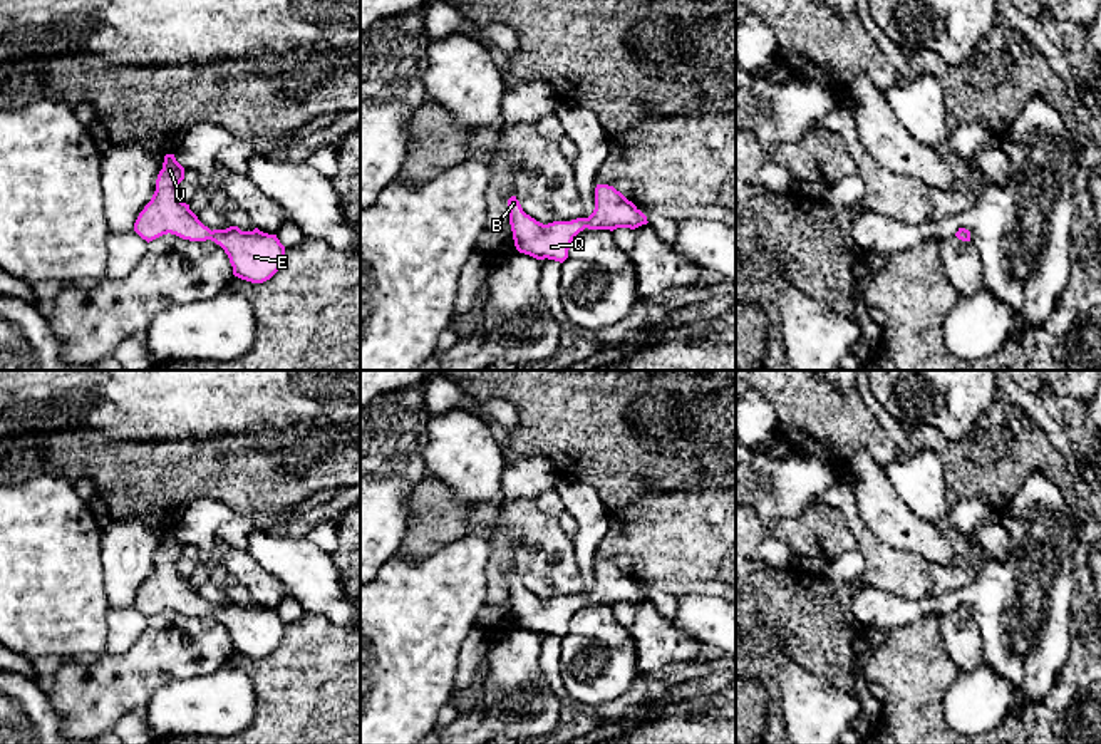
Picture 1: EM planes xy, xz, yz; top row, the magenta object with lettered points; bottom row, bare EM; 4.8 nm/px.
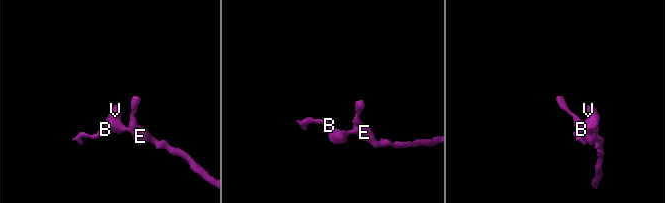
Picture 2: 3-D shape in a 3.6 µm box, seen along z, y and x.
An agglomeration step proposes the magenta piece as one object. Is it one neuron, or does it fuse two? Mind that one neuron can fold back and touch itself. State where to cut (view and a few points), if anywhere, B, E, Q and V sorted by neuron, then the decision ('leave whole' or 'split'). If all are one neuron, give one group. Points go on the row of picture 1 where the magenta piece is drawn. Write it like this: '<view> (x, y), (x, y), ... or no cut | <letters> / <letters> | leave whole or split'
no cut | B E Q V | leave whole

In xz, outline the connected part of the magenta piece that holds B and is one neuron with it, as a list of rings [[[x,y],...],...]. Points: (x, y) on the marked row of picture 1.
[[[597,184],[595,209],[588,218],[543,225],[523,211],[516,196],[508,199],[508,208],[516,250],[536,260],[548,258],[560,263],[568,258],[573,238],[585,228],[635,230],[649,223],[647,216],[632,201],[608,184]]]

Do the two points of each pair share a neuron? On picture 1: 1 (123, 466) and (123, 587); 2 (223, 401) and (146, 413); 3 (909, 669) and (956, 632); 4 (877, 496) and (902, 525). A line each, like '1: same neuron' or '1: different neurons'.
1: different neurons
2: same neuron
3: different neurons
4: same neuron

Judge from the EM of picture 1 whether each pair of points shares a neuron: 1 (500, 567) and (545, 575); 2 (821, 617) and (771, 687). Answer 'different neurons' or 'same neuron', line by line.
1: different neurons
2: same neuron

